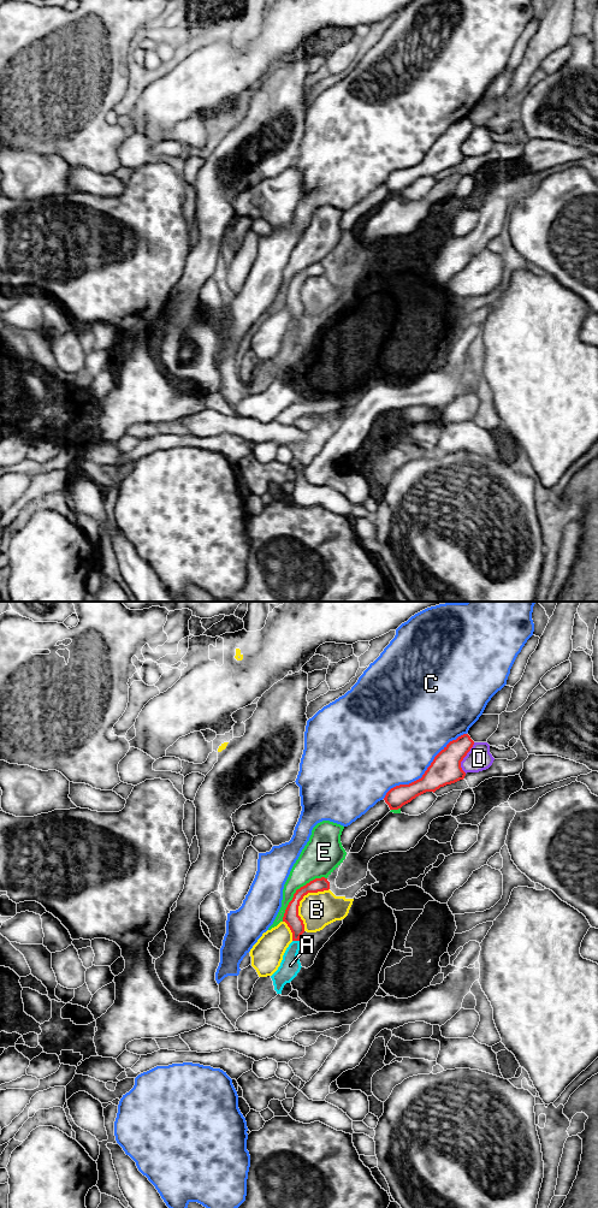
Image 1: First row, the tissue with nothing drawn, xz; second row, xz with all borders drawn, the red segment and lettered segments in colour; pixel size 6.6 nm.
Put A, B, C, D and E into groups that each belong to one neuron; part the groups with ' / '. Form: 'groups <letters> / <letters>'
groups A / B / C / D / E

